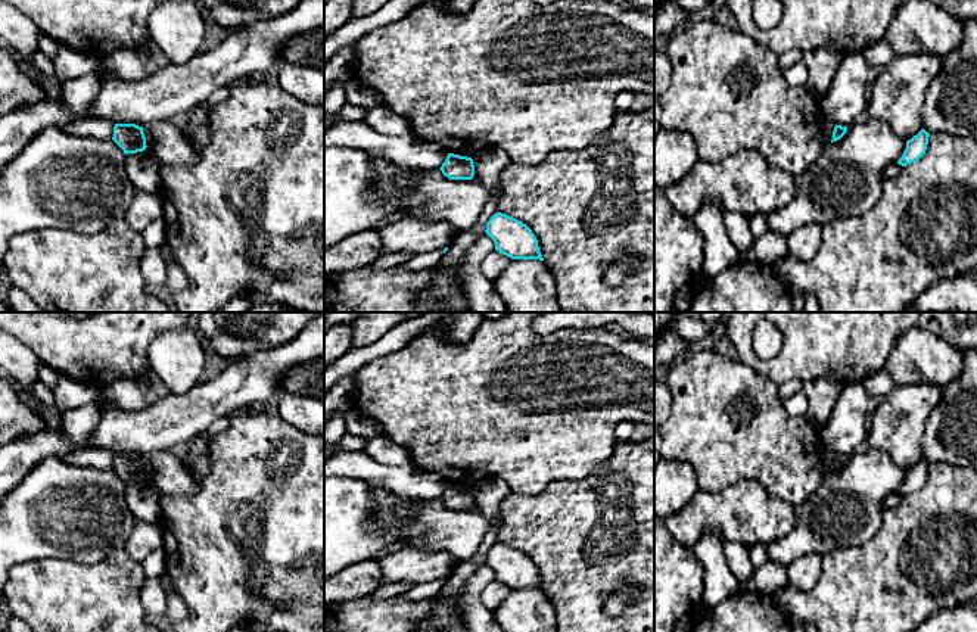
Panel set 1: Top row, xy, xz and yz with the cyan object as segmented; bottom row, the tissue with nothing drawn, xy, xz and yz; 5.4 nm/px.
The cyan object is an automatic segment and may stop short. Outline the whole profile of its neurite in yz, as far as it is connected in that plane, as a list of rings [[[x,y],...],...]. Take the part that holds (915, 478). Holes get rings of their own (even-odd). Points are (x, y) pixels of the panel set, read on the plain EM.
[[[922,458],[917,466],[908,470],[906,479],[897,494],[906,496],[908,494],[918,491],[927,480],[928,467],[930,463]]]

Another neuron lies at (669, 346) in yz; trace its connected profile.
[[[670,330],[665,331],[654,343],[654,367],[670,367],[675,361],[687,357],[694,349],[693,342]]]

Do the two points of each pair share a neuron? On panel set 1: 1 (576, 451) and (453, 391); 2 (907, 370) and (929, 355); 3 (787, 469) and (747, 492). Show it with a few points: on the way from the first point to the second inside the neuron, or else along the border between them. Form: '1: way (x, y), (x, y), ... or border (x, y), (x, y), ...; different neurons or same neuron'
1: way (545, 420), (525, 417), (515, 407), (484, 407); same neuron
2: way (912, 364), (923, 357); same neuron
3: border (727, 486), (755, 479), (769, 494), (789, 504); different neurons

